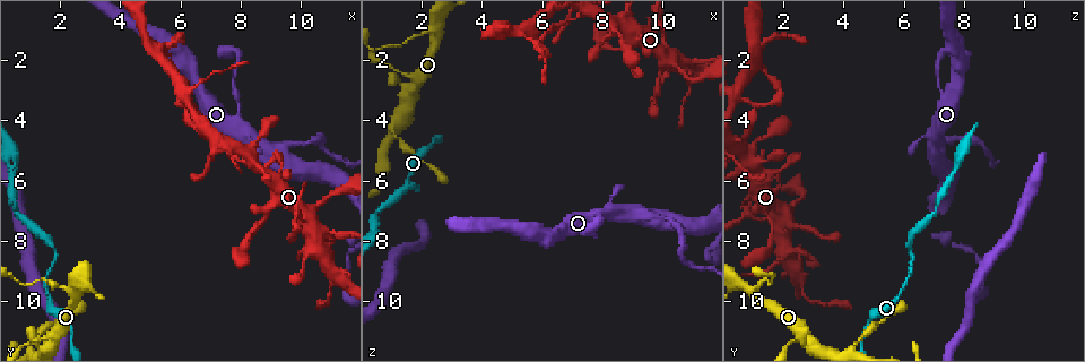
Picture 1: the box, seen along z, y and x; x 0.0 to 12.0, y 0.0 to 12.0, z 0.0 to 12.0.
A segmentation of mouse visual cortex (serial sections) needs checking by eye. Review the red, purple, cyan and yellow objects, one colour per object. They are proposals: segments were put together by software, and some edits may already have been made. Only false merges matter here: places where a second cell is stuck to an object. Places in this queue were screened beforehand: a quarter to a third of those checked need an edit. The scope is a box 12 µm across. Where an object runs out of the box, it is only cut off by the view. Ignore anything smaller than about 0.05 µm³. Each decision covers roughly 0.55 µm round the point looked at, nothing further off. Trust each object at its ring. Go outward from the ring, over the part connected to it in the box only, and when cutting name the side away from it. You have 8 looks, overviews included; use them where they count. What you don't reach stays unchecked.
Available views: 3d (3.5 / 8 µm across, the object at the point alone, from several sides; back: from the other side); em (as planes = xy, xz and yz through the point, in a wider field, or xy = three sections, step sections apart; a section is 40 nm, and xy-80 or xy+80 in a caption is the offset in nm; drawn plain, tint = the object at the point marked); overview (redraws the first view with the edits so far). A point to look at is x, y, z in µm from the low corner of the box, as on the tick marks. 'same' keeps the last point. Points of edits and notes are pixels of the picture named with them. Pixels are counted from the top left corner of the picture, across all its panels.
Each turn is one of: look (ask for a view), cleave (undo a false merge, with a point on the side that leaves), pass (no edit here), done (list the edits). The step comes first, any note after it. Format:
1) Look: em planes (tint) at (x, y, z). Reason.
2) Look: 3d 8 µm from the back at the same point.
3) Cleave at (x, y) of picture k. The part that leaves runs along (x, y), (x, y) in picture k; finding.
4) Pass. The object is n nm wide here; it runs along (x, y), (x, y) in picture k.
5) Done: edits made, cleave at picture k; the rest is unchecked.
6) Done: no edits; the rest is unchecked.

Look: 3d 3.5 µm from the back at (1.4, 11.2, 2.4). Three arms meet.

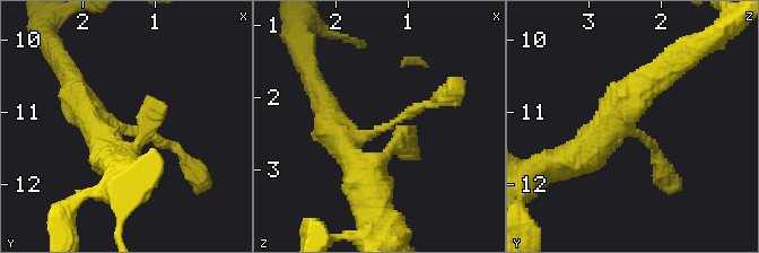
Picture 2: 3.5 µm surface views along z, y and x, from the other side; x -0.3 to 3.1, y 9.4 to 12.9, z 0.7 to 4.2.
Look: em xy step 5 (tint) at (1.40, 11.20, 2.45).

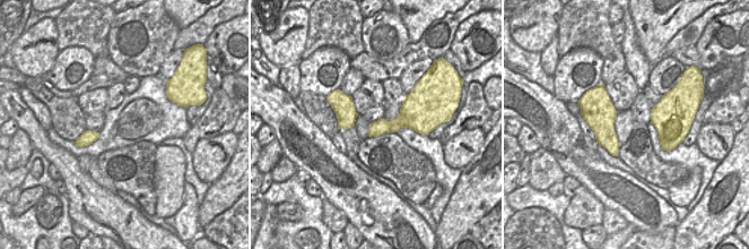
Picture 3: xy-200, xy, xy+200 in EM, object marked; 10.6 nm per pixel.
Look: em planes (tint) at the same point. Another direction.

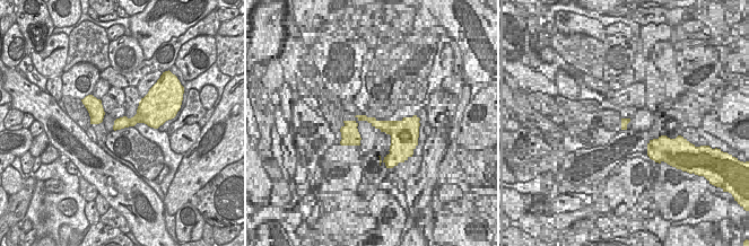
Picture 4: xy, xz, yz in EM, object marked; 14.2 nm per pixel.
Pass. 3 arms meet here; it runs along (76, 95), (94, 123), (149, 133), (184, 158) in picture 2; all the same cell.

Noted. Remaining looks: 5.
Look: em xy step 3 (tint) at (2.4, 9.7, 1.0). Two arms in line, one across.

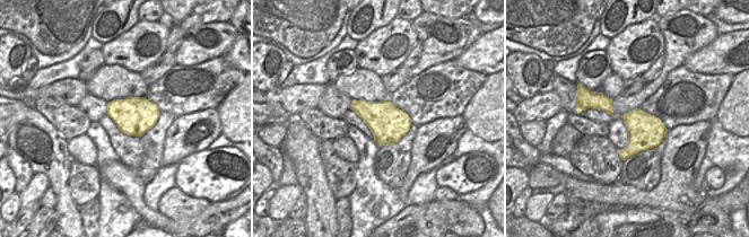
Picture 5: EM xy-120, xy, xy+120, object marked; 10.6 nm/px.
Look: 3d 3.5 µm at the same point. See where the arms go.

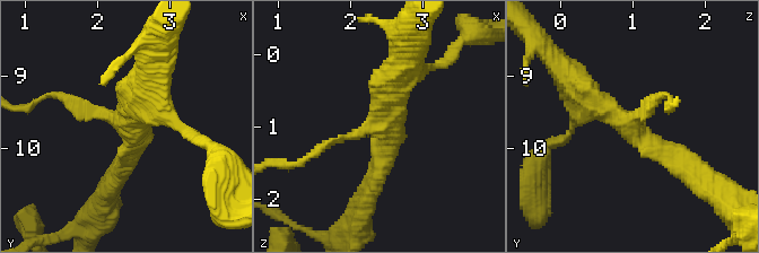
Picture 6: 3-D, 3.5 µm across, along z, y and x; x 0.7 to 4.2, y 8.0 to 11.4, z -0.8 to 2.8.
Pass. 3 arms meet here; the arms are 100, 300, 400 nm wide; it runs along (686, 166), (590, 103), (576, 83) in picture 6; continuous, no second cell.

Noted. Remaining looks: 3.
Look: 3d 3.5 µm at (1.1, 11.3, 4.4). Sharp bend.

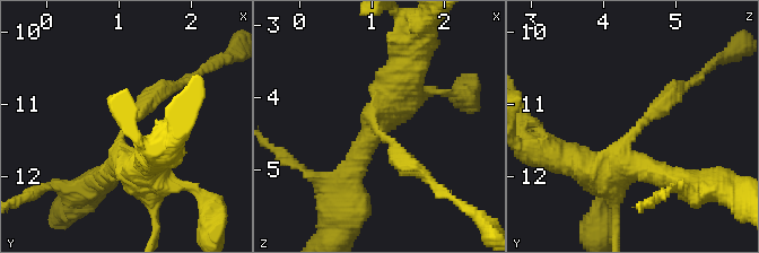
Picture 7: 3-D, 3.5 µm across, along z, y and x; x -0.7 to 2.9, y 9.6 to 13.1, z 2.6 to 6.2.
Look: em xy step 5 (tint) at (1.05, 11.30, 4.45). The arms are 250, 500 nm wide; need the tissue.

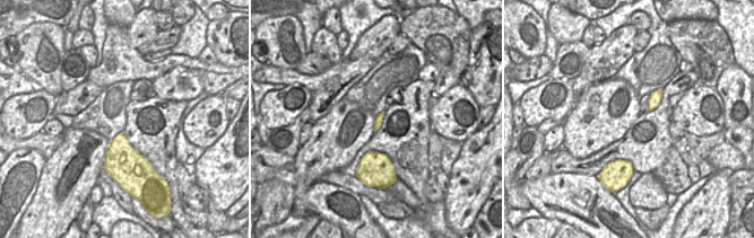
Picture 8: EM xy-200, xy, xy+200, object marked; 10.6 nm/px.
Pass. The object is 90 nm wide here; it runs along (596, 175), (680, 88) in picture 7; one cell here.

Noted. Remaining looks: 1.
Done: no edits; the rest is unchecked.

